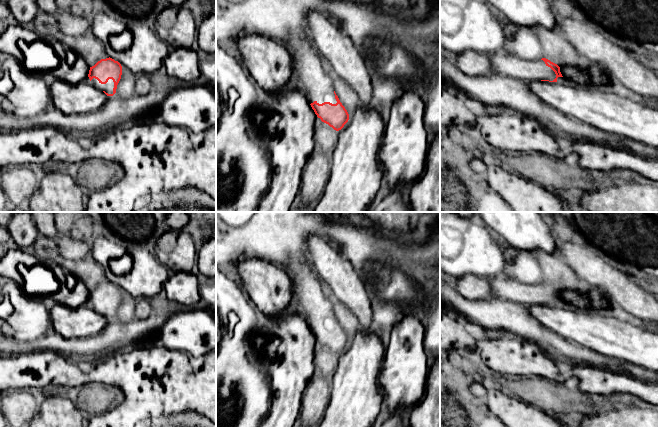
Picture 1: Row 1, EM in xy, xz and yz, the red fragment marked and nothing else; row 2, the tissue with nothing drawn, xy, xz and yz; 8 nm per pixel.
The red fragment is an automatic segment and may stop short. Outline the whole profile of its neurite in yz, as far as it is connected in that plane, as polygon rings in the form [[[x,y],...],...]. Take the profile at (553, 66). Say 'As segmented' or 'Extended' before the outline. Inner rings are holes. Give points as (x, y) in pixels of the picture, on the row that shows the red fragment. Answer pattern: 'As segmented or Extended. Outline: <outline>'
Extended. Outline: [[[493,52],[486,54],[493,71],[512,78],[532,81],[557,82],[558,77],[563,77],[560,67],[546,58],[541,60],[523,60],[510,52]]]

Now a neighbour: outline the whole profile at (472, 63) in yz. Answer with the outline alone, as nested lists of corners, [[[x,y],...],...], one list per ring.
[[[465,51],[454,56],[454,64],[464,74],[480,76],[493,73],[491,62],[486,54],[476,51]]]

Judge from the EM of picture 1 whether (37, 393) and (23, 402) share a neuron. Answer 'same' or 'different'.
same

